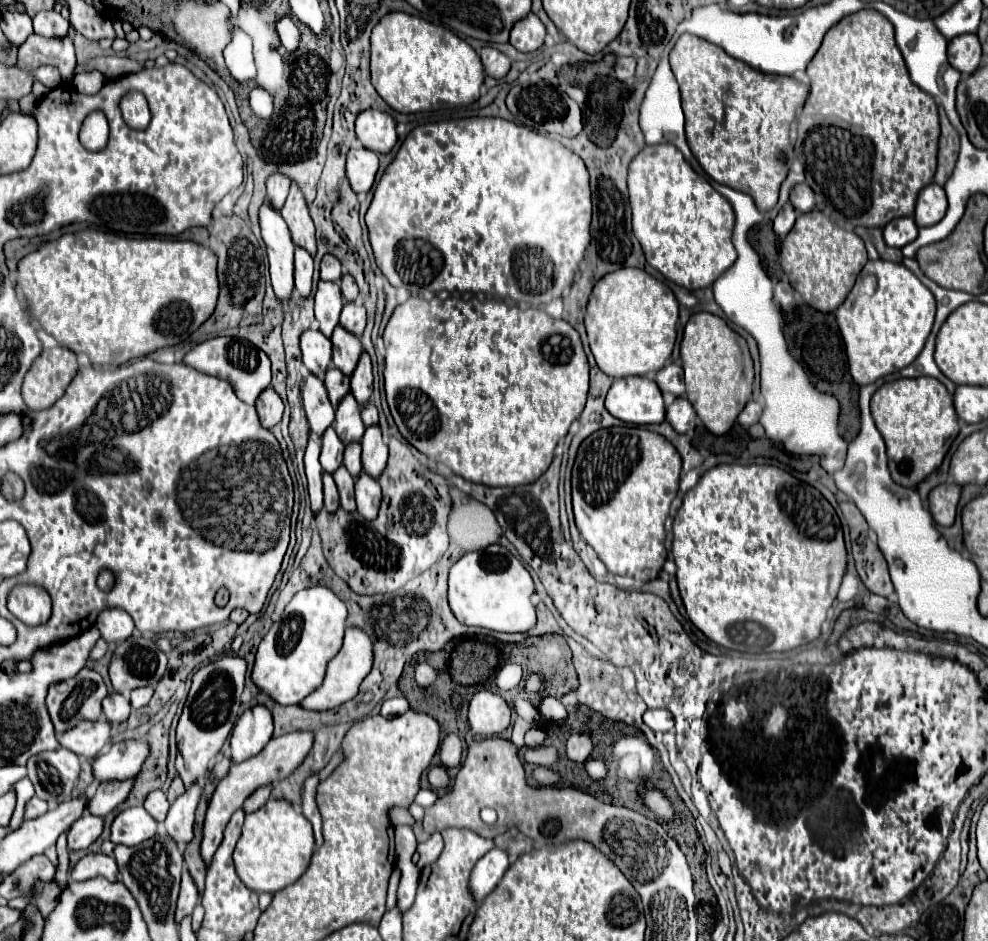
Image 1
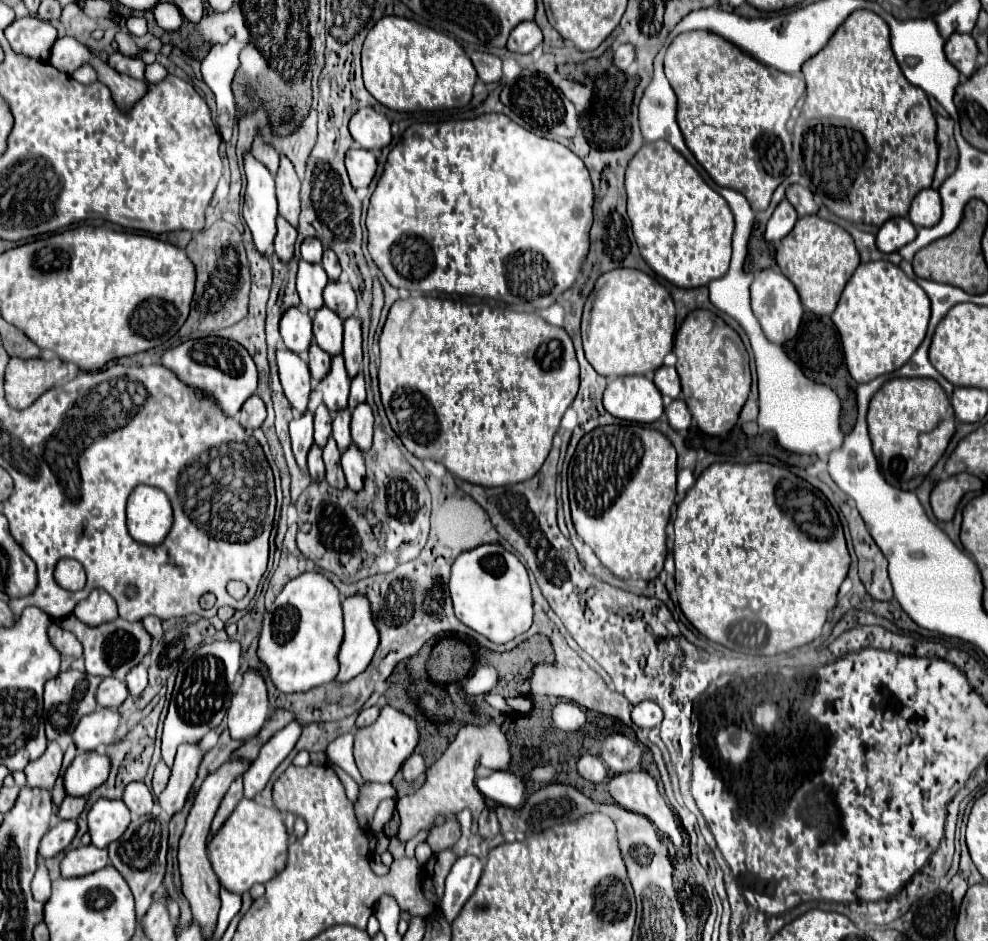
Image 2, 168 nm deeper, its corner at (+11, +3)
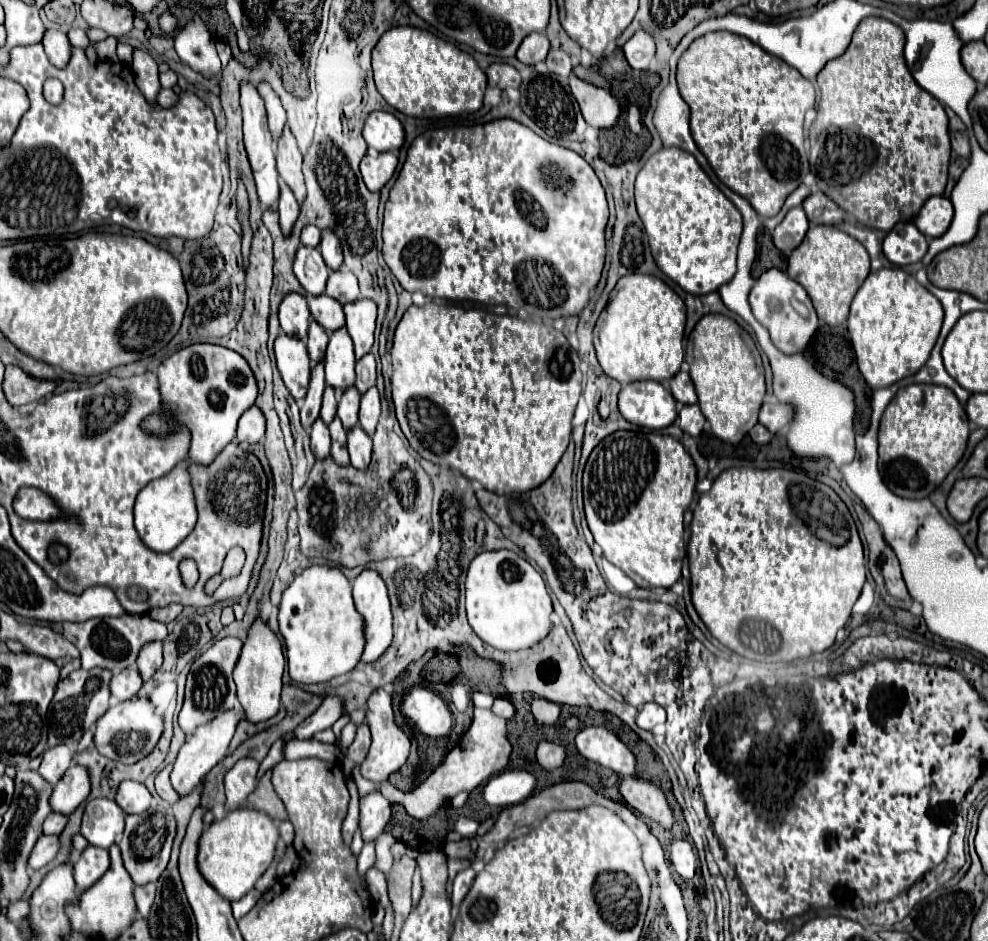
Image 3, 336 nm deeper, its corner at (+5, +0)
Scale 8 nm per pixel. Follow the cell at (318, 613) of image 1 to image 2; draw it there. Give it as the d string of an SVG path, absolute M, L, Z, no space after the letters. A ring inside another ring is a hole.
M307 572L287 582L287 586L275 598L273 608L263 620L257 658L261 664L265 664L269 678L279 692L305 692L313 686L323 686L337 676L337 652L341 640L343 616L339 590L323 574Z

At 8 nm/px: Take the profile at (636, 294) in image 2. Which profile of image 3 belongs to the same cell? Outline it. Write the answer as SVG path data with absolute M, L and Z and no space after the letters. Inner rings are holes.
M625 275L619 279L611 301L607 305L607 319L599 331L599 347L597 359L603 371L609 377L615 377L621 385L639 381L639 379L655 379L665 381L671 379L683 363L685 349L683 349L683 335L685 335L685 303L681 297L659 277L653 275Z

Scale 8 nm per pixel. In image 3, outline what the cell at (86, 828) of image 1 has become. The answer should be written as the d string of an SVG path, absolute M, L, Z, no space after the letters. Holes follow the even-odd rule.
M41 835L31 851L31 857L27 863L29 869L45 867L49 861L53 861L55 853L57 853L57 837L55 835Z

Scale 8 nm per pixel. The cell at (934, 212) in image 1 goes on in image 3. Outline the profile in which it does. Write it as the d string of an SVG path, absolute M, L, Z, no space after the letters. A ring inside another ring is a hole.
M931 197L919 211L915 225L927 237L941 237L953 219L953 205L947 197Z

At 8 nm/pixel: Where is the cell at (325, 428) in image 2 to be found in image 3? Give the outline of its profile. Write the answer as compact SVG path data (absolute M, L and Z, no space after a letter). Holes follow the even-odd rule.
M329 385L325 387L323 393L323 407L321 407L321 419L325 423L329 423L337 413L337 397L335 397L335 389L331 389Z

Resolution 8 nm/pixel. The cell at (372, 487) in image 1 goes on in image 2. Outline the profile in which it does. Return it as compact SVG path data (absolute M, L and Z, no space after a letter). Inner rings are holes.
M351 444L343 454L341 454L341 466L347 478L347 486L351 490L361 490L363 480L365 480L365 462L361 450L357 450L355 444Z

